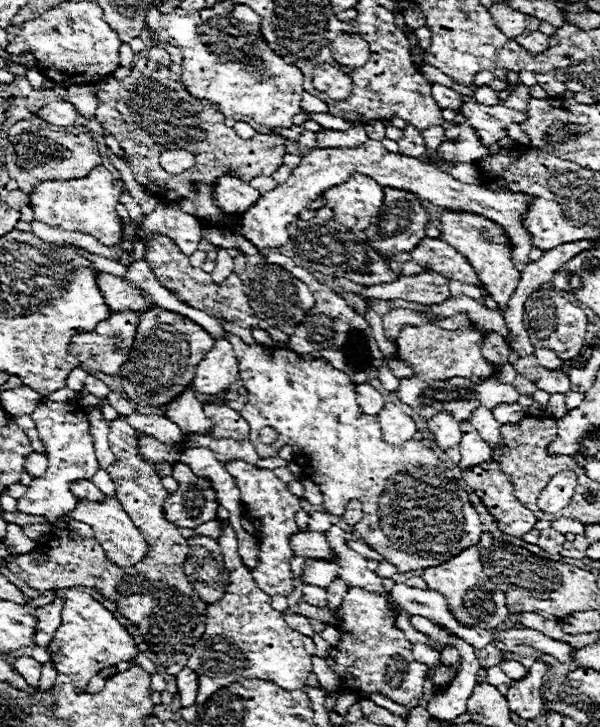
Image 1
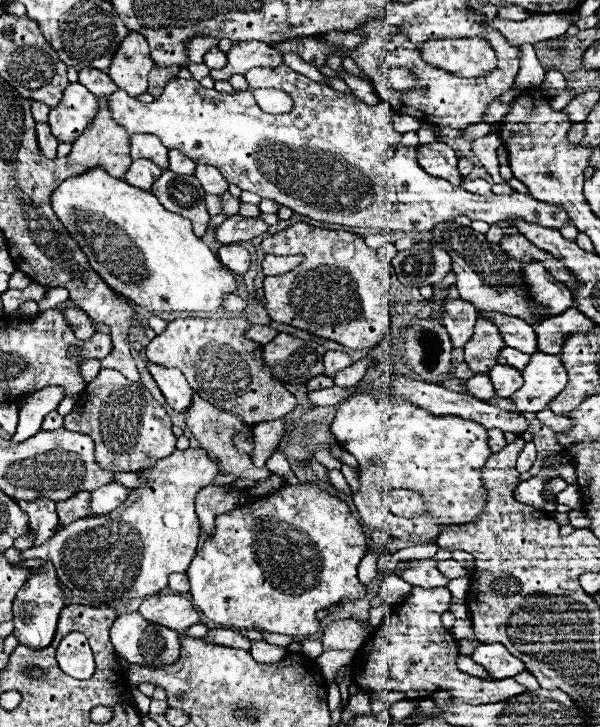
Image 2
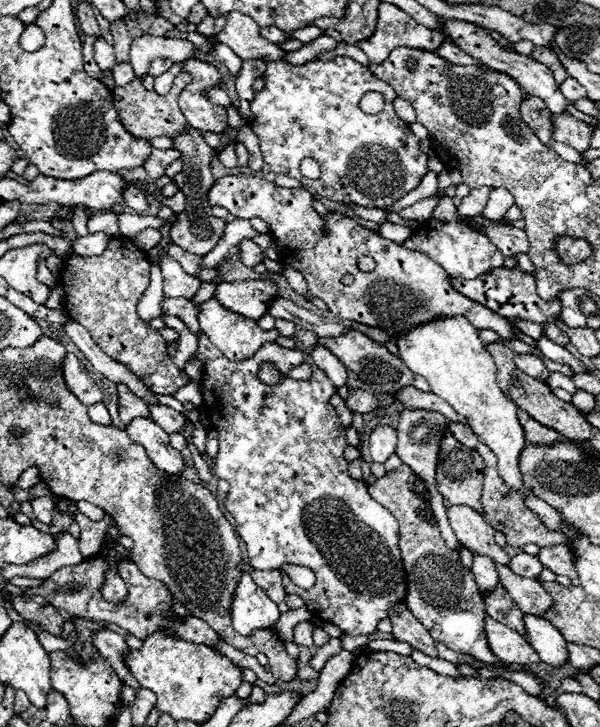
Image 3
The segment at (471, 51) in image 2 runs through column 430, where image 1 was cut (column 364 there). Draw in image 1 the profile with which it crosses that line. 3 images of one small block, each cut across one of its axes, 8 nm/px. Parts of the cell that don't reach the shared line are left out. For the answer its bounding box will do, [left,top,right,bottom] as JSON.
[328,34,370,68]

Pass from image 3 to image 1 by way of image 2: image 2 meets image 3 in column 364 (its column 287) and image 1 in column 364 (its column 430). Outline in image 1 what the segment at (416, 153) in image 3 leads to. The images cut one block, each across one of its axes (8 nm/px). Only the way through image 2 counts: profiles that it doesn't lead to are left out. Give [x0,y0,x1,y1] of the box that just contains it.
[322,174,384,230]

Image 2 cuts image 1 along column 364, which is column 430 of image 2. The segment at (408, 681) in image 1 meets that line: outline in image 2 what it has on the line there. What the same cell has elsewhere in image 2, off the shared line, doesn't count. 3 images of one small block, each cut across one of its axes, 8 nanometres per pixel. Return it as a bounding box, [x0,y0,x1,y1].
[354,586,526,704]

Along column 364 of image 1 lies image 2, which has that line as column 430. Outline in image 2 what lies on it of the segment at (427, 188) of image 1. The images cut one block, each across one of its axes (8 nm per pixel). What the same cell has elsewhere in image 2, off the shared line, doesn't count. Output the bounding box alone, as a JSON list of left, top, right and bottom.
[416,140,462,186]

